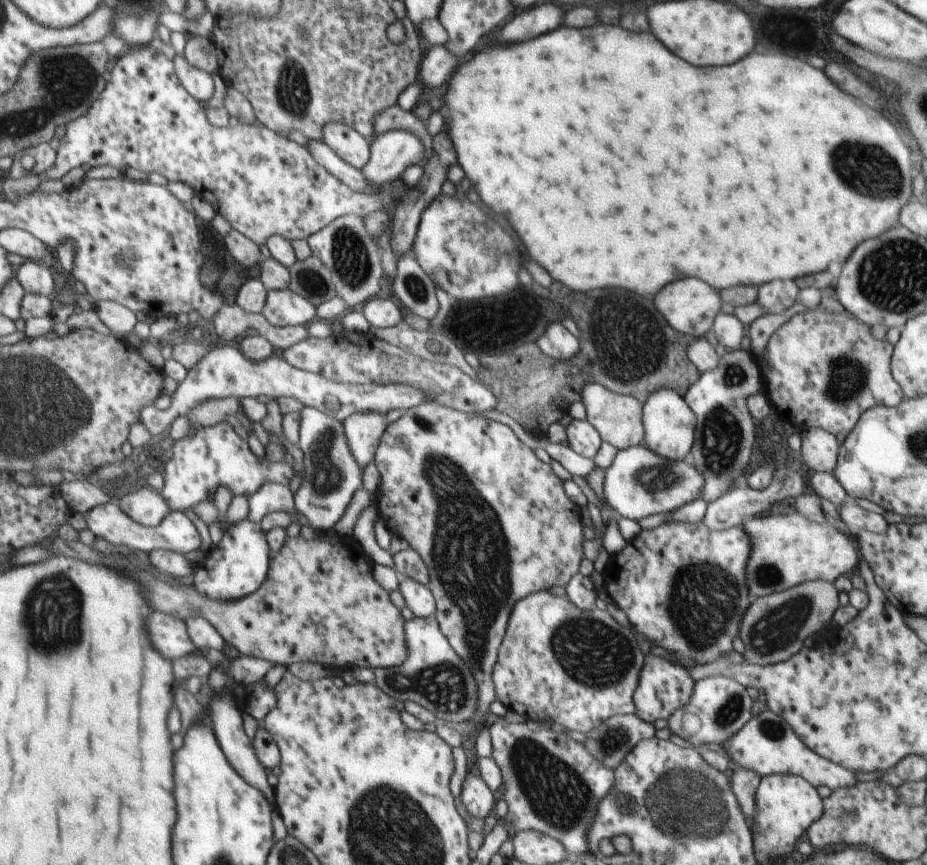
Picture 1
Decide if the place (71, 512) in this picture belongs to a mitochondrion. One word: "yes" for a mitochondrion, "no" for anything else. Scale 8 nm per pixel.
no

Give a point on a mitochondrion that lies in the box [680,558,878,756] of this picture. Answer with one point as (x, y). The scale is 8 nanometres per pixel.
(777, 628)

